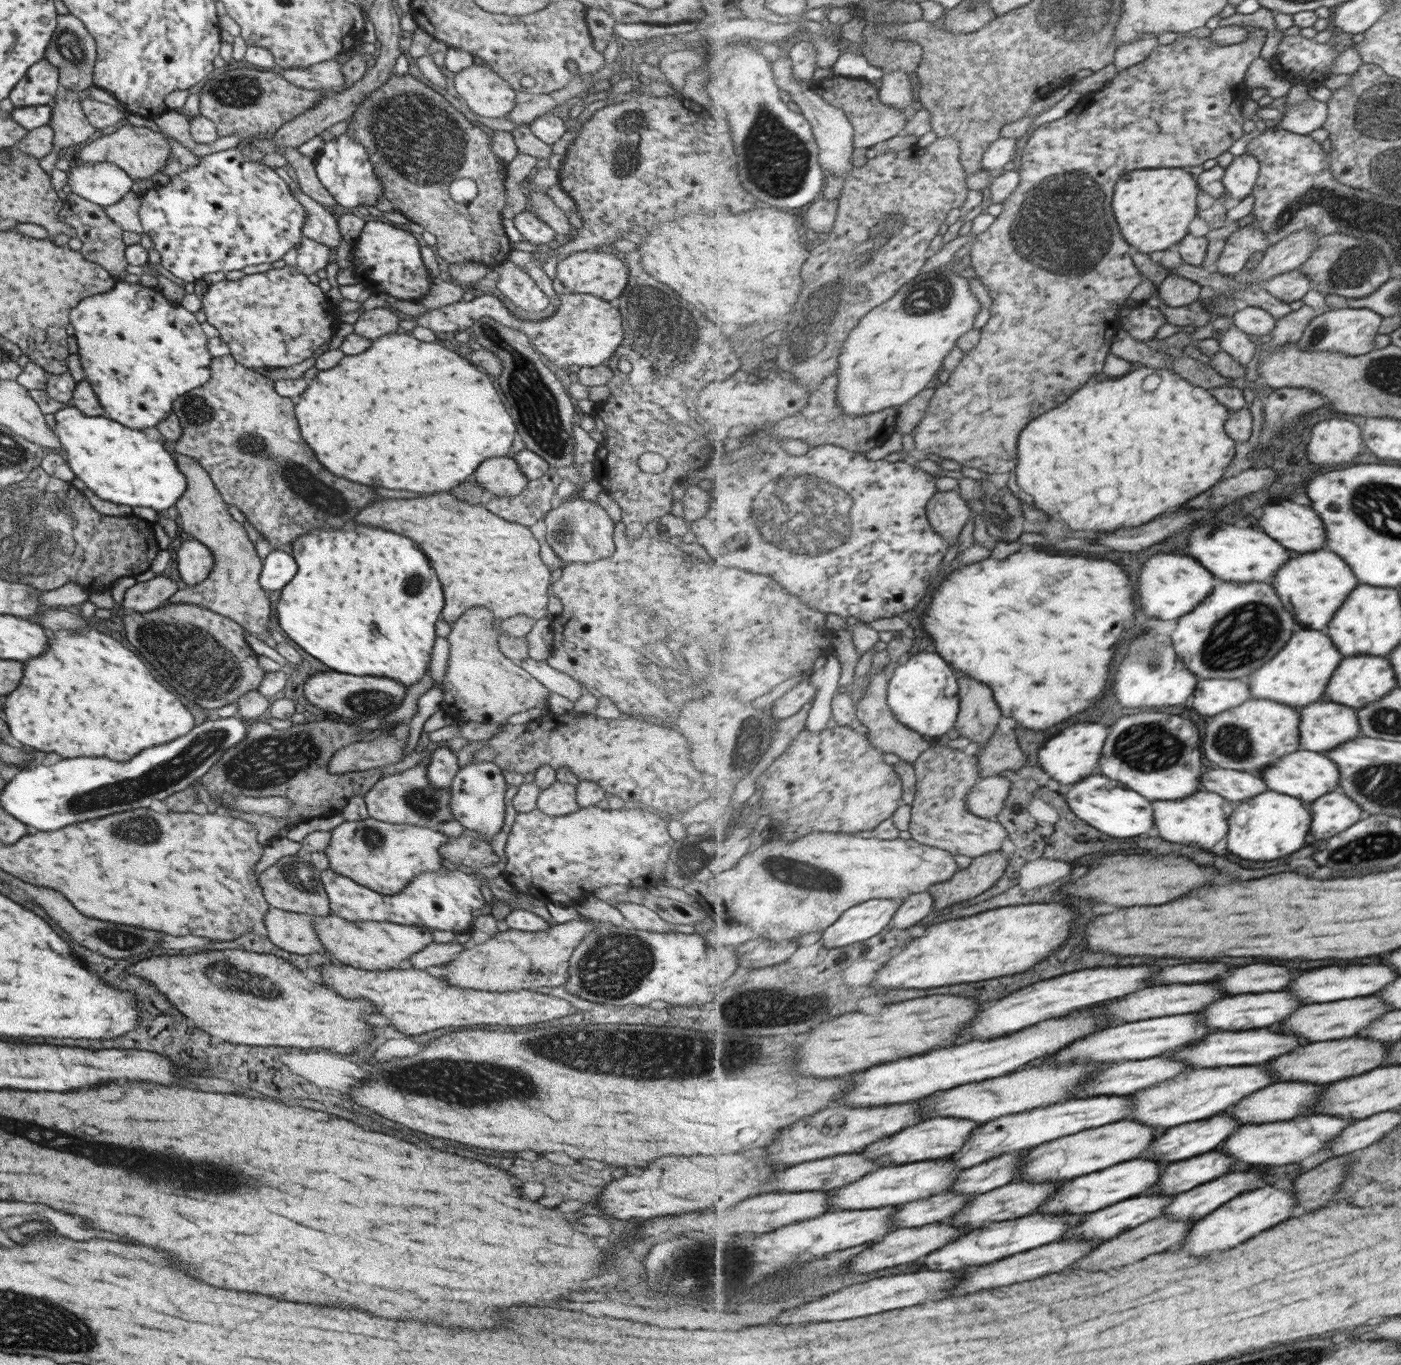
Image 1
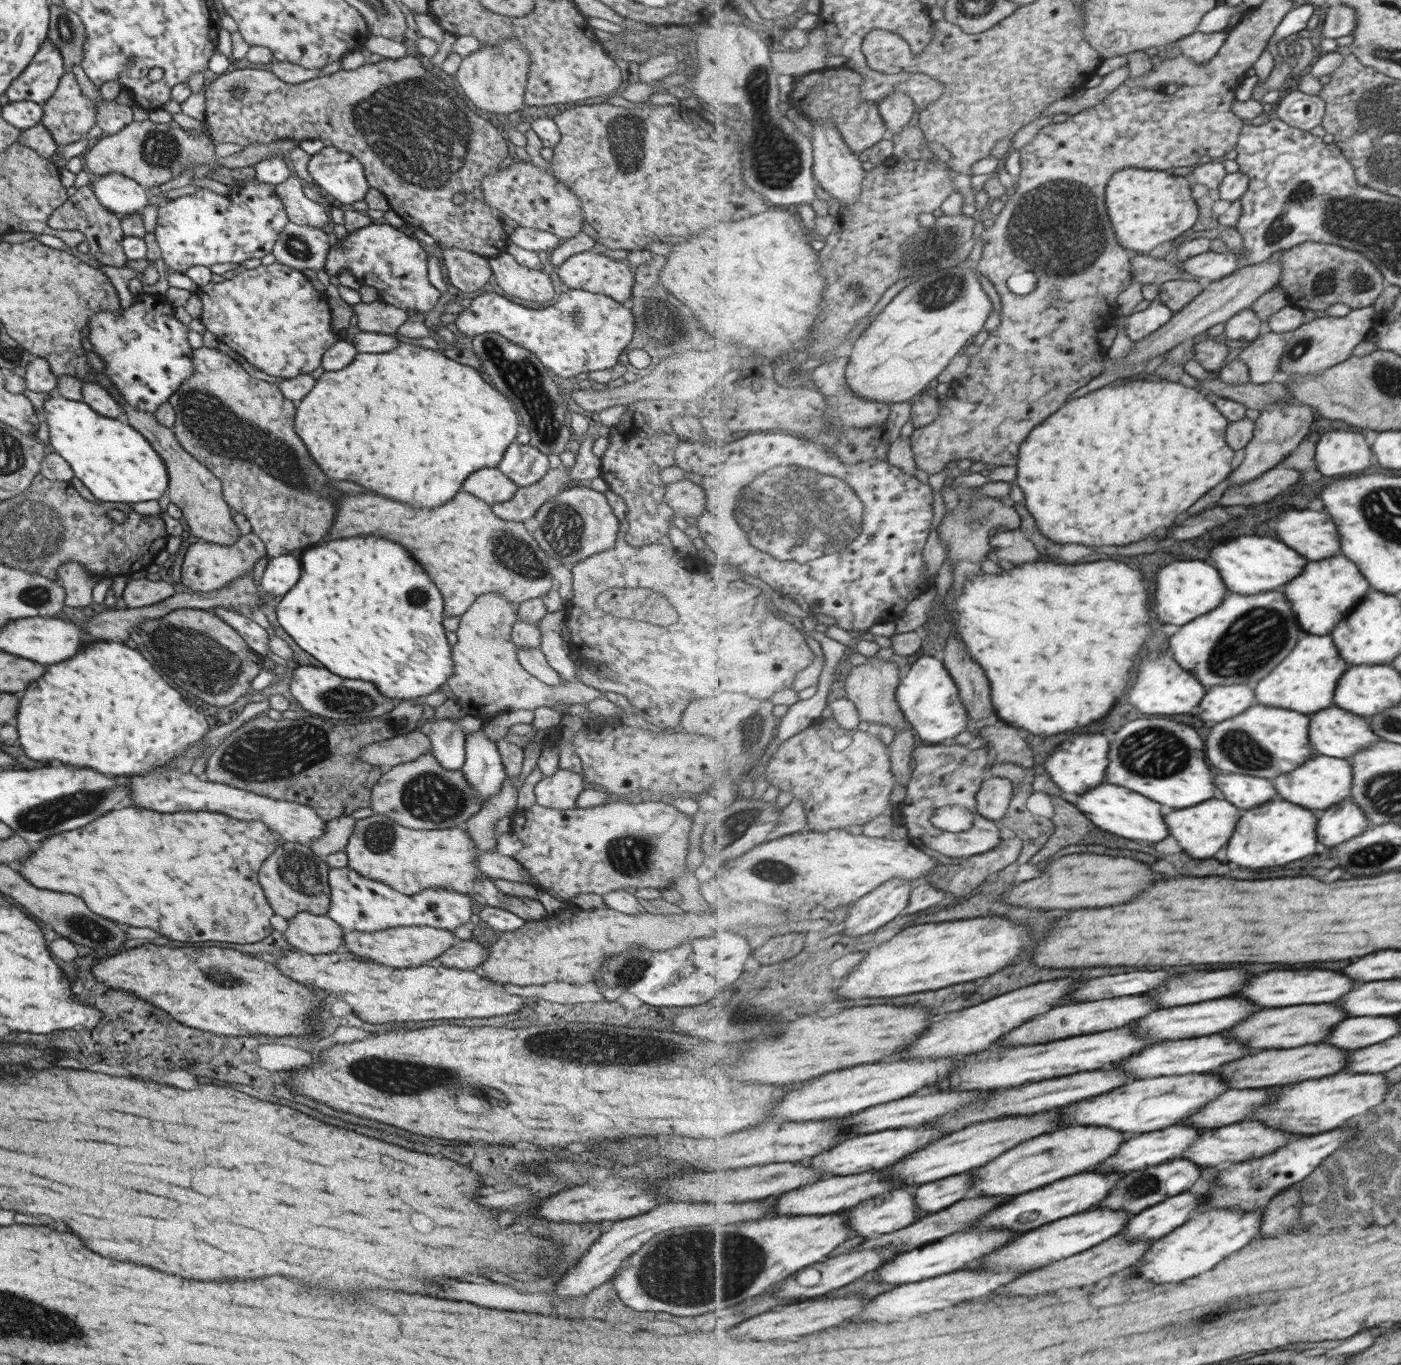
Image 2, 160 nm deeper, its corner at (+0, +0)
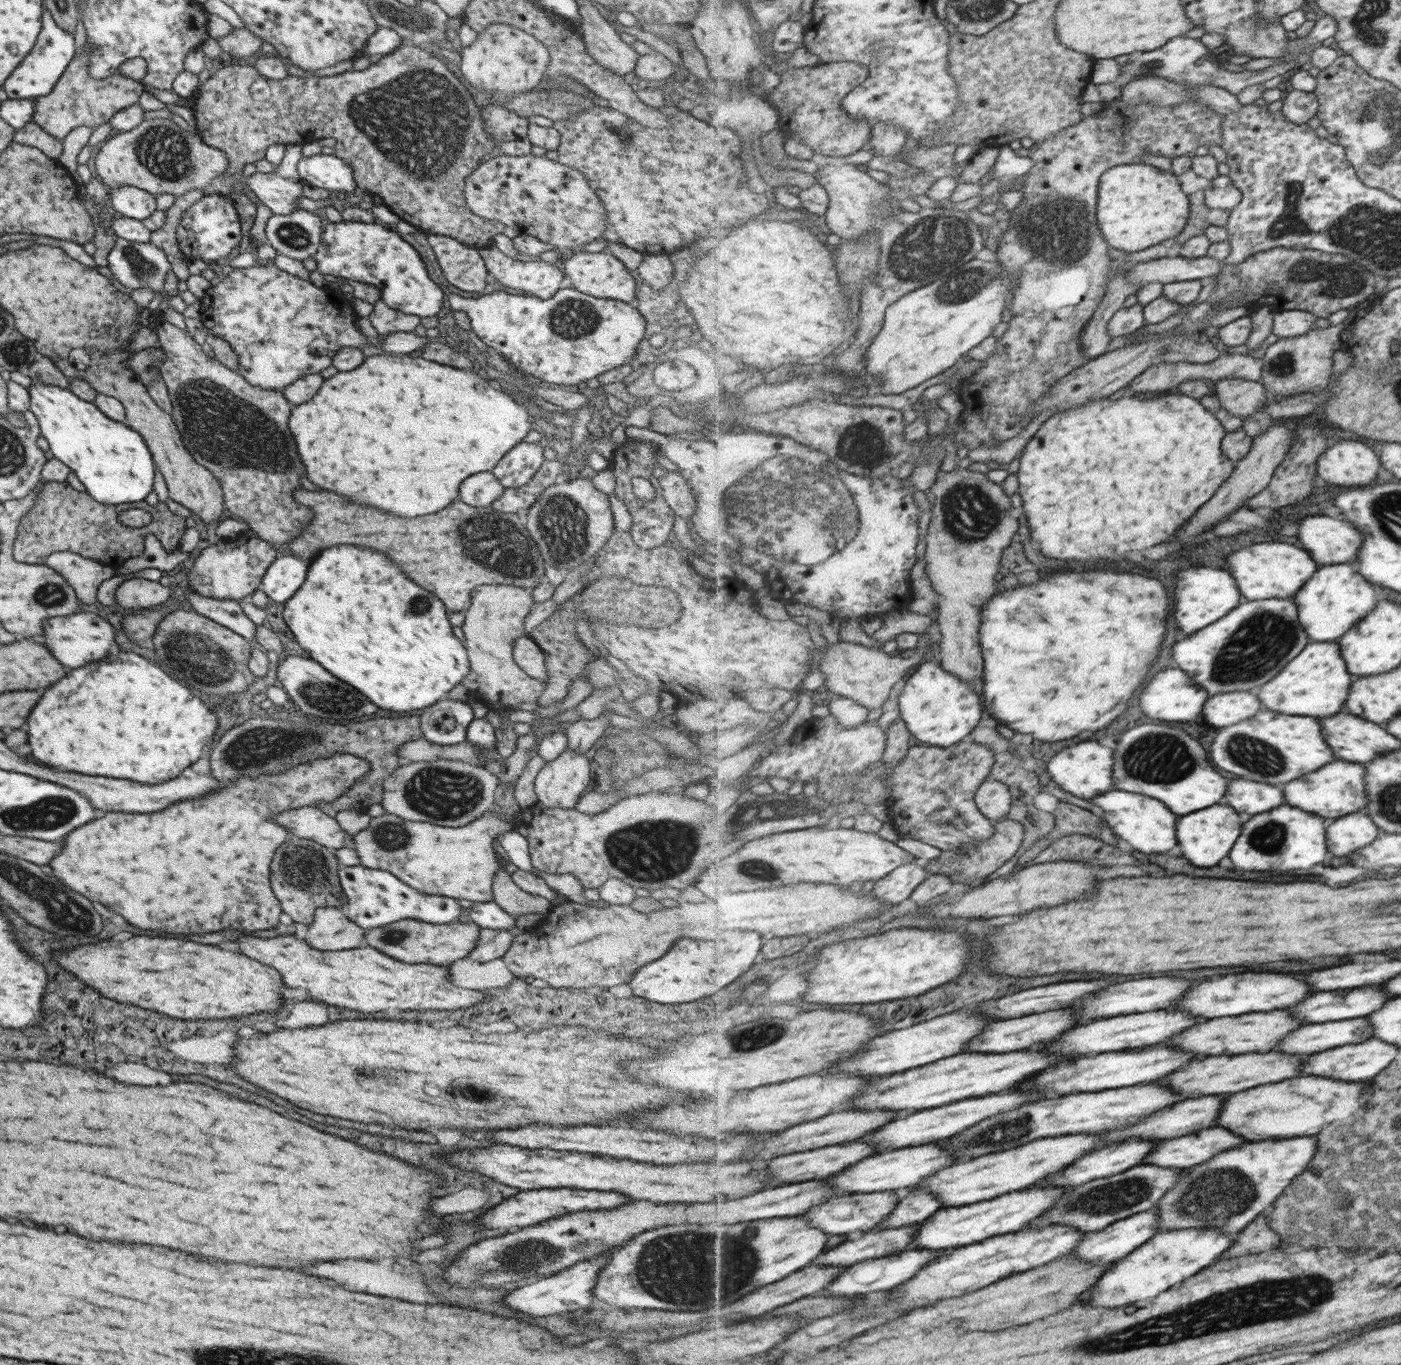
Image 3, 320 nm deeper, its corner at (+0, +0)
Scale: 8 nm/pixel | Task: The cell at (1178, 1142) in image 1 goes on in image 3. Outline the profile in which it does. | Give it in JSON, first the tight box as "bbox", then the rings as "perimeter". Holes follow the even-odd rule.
{"bbox":[1035,1140,1157,1187],"perimeter":[[[1125,1140],[1091,1152],[1073,1162],[1071,1168],[1067,1166],[1060,1173],[1047,1175],[1035,1185],[1076,1187],[1098,1178],[1107,1178],[1141,1165],[1155,1146],[1157,1142],[1151,1140]]]}

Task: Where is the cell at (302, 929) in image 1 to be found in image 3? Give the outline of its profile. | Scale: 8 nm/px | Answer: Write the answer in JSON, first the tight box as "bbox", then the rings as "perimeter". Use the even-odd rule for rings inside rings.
{"bbox":[303,907,366,950],"perimeter":[[[319,907],[314,910],[303,940],[315,950],[347,950],[361,946],[366,931],[351,922],[342,907]]]}

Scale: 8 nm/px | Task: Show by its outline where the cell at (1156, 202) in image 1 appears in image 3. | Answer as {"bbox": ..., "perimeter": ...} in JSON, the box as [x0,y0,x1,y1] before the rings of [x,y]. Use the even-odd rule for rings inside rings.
{"bbox":[1097,163,1191,253],"perimeter":[[[1135,163],[1117,166],[1105,173],[1105,178],[1100,178],[1101,198],[1097,208],[1097,220],[1101,222],[1101,232],[1105,234],[1109,246],[1126,253],[1139,252],[1155,244],[1167,244],[1165,240],[1172,240],[1184,231],[1191,214],[1190,195],[1181,190],[1181,182],[1171,172],[1145,163]]]}

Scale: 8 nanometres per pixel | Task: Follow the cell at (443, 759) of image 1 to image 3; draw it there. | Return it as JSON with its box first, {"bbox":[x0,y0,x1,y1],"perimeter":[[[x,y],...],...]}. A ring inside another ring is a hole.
{"bbox":[419,698,474,746],"perimeter":[[[443,698],[425,708],[419,718],[425,740],[440,745],[461,746],[467,725],[474,715],[465,702]]]}

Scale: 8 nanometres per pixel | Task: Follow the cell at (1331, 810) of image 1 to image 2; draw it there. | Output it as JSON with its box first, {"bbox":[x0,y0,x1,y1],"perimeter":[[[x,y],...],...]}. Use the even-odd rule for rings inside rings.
{"bbox":[1318,798,1371,848],"perimeter":[[[1351,798],[1325,810],[1318,822],[1319,840],[1333,848],[1361,836],[1371,825],[1366,812]]]}

